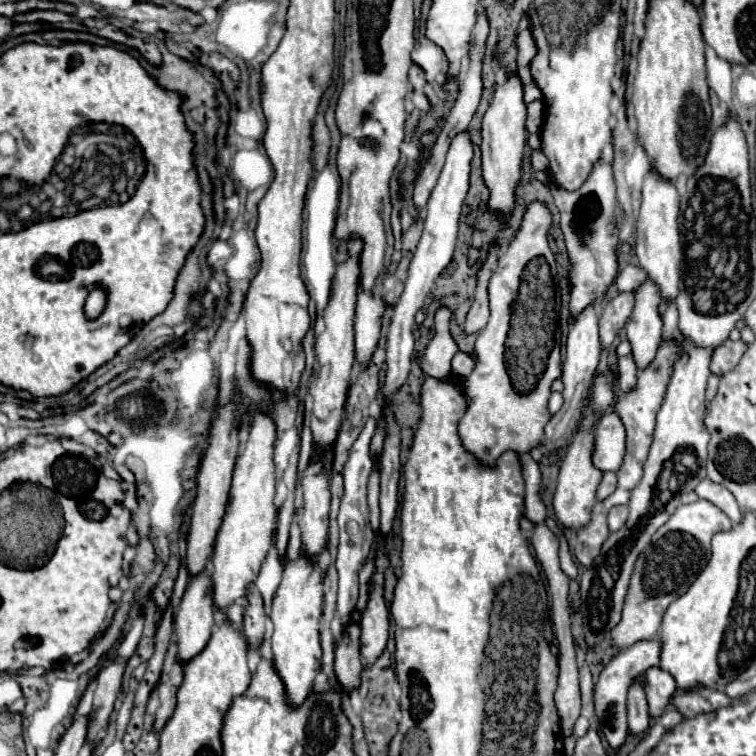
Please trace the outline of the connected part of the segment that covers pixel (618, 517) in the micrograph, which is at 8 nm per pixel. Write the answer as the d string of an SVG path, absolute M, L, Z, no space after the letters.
M616 505L608 513L608 527L610 531L618 531L624 527L624 521L628 519L628 507L626 505Z

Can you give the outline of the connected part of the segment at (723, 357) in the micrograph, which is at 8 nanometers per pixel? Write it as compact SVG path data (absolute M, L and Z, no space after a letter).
M740 339L740 341L724 341L720 347L716 347L716 351L712 353L712 361L710 361L710 371L714 375L724 375L728 371L732 371L738 363L740 363L740 357L746 353L748 345Z

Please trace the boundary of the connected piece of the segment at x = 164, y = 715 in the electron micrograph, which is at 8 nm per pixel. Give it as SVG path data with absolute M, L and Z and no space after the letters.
M166 679L160 683L160 709L156 711L156 723L154 723L156 731L160 731L164 727L164 723L168 721L168 717L172 715L172 711L176 707L176 689L178 687L180 687L180 683L174 685L174 683L168 683Z

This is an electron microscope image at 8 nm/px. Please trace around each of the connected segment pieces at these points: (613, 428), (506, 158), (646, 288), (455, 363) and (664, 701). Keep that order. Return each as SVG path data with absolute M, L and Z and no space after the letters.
M606 413L594 431L592 463L600 471L618 471L624 457L624 425L616 413Z
M508 71L502 85L494 87L490 107L482 119L482 175L484 183L490 189L488 207L494 211L510 213L514 205L514 189L520 179L522 151L526 143L526 103L524 103L524 85L516 71Z
M650 277L638 285L634 295L636 305L630 319L626 321L626 331L634 361L638 369L644 369L654 359L658 343L662 339L662 315L658 311L662 297L660 289L656 289L656 283Z
M458 351L458 353L454 355L454 359L452 359L452 373L454 373L460 381L464 381L464 379L472 373L474 367L476 367L476 361L474 361L474 357L468 355L468 353Z
M652 667L644 675L644 689L646 689L650 715L658 717L670 705L670 697L676 691L676 679L668 671L660 667Z

